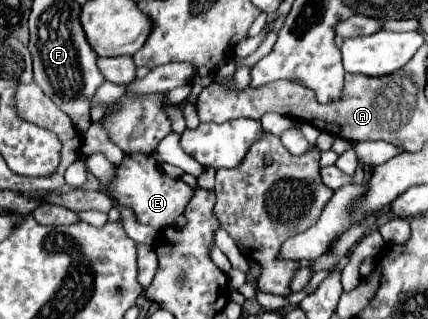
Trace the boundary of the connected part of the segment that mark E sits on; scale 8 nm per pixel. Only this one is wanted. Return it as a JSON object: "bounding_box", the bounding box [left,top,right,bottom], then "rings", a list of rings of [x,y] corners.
{"bounding_box":[110,154,192,230],"rings":[[[130,154],[130,156],[124,156],[124,162],[116,168],[116,178],[110,184],[110,192],[122,206],[132,208],[136,212],[138,222],[150,224],[156,230],[162,230],[166,226],[172,226],[174,220],[184,212],[192,196],[192,186],[162,174],[152,154],[150,156]]]}

